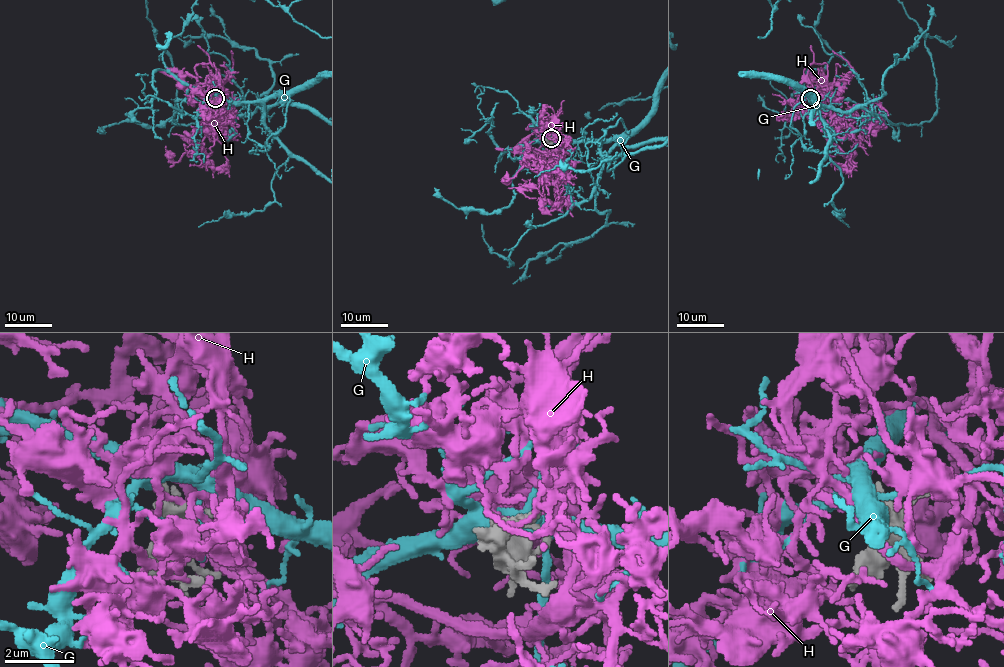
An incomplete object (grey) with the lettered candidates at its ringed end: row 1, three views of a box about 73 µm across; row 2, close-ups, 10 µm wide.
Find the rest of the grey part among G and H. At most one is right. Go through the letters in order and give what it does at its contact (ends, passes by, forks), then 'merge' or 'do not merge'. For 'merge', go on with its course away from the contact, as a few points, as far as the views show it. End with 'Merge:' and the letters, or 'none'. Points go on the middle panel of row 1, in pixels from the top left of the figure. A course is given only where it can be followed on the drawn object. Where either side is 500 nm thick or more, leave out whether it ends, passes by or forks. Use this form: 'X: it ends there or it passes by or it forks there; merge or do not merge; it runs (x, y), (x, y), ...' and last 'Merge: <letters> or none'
G: it forks there; do not merge
H: it ends there; merge; it runs (548, 138), (552, 132), (558, 140), (563, 161), (551, 167), (528, 158), (543, 178), (557, 172), (560, 180)
Merge: H

